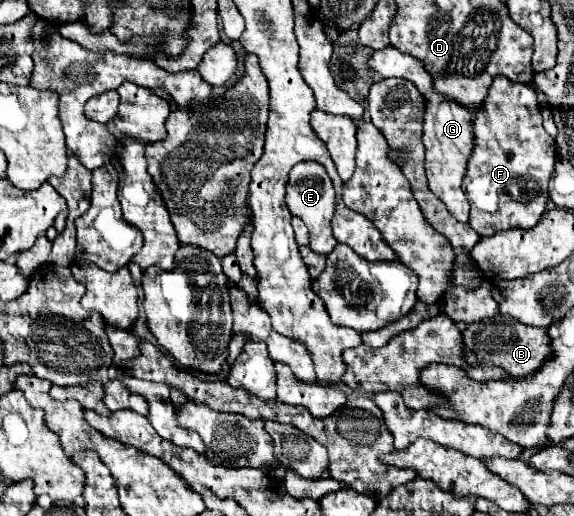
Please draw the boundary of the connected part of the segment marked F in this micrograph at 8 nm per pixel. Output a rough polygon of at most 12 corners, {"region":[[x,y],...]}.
{"region":[[495,76],[463,180],[471,228],[533,228],[555,144],[535,88]]}

